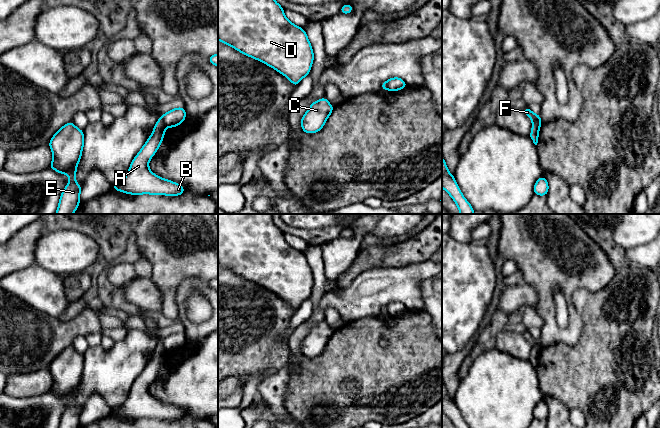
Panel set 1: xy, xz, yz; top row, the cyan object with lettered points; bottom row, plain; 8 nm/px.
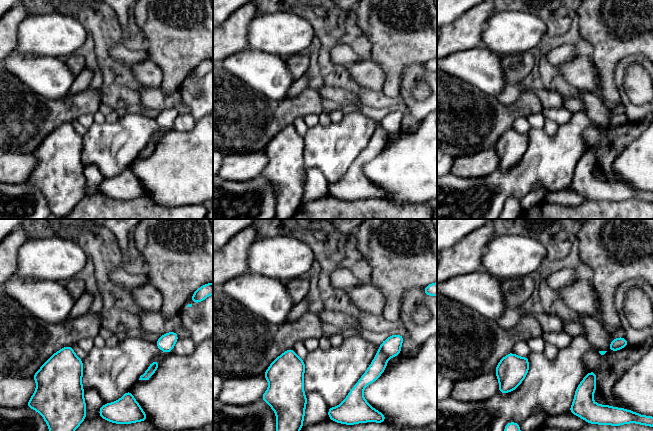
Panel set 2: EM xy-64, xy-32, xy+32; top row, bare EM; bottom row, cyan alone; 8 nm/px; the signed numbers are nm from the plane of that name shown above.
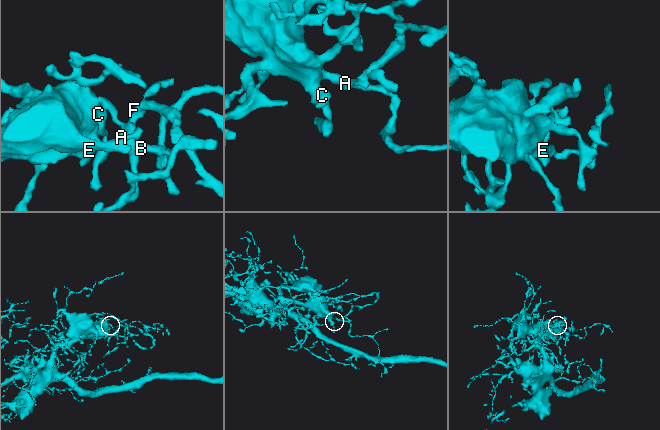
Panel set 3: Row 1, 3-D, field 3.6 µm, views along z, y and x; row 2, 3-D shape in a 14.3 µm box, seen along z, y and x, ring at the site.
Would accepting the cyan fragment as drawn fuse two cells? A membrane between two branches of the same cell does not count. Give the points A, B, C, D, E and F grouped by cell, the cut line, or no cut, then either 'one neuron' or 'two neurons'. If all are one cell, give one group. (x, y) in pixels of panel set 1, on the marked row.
groups A B C D E / F; cut xy (161, 118), (166, 125); two neurons

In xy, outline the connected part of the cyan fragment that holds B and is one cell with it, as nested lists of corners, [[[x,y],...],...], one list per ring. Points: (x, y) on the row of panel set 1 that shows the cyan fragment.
[[[158,118],[152,134],[132,160],[127,175],[122,181],[112,185],[113,190],[135,196],[141,194],[178,196],[185,193],[182,185],[155,175],[148,166],[163,142],[165,132],[166,124],[162,118]]]

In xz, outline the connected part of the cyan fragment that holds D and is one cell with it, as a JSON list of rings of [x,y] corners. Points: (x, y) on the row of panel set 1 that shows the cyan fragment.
[[[218,0],[218,39],[240,53],[252,57],[288,78],[294,87],[311,70],[314,53],[305,30],[290,22],[275,0]]]

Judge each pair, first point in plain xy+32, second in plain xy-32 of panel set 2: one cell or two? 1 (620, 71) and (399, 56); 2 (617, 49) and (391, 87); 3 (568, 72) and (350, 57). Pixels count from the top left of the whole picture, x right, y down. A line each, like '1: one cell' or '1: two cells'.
1: two cells
2: one cell
3: two cells

